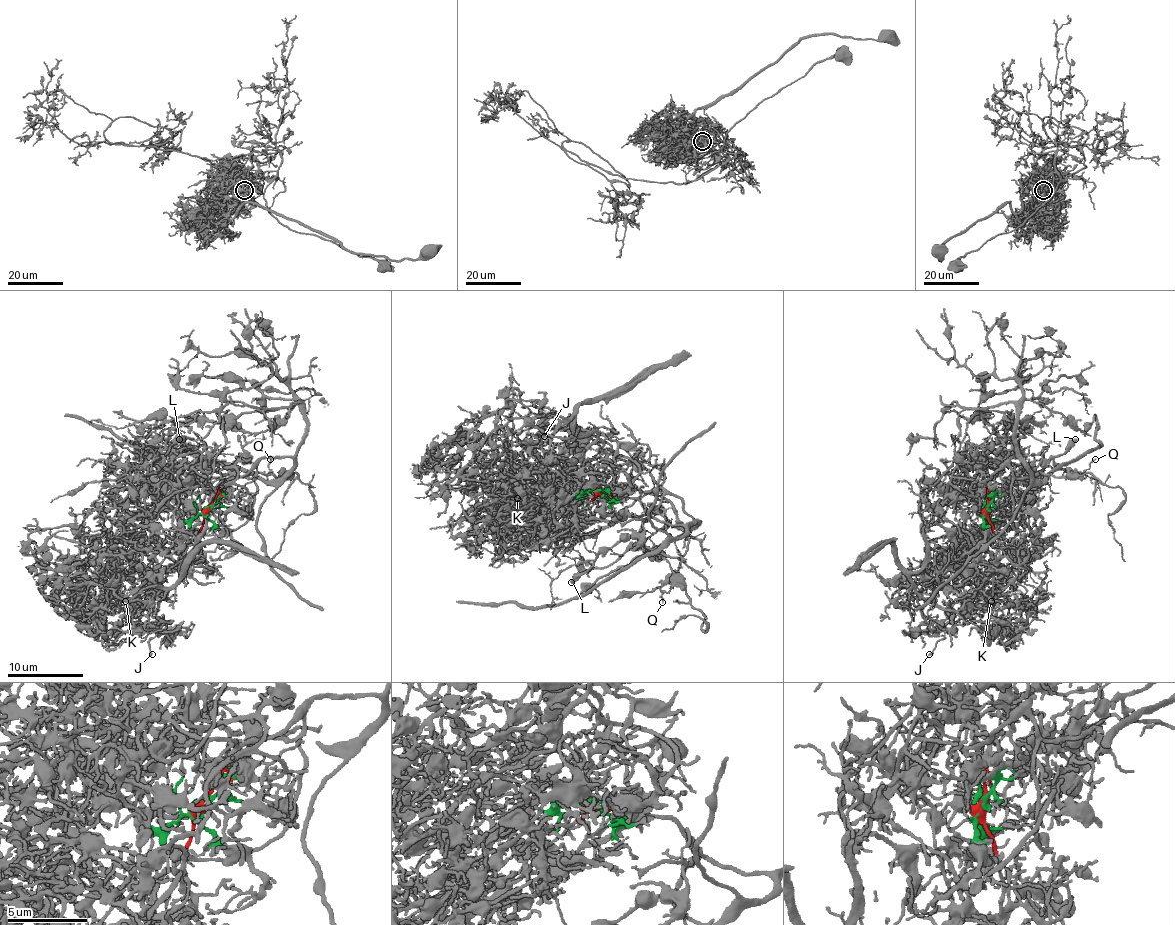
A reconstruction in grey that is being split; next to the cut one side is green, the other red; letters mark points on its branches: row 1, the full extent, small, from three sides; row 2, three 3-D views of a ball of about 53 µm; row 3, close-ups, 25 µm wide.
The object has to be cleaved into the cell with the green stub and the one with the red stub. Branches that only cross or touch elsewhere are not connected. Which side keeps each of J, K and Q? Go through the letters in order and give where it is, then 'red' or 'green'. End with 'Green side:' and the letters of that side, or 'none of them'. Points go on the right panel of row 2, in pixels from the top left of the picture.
J: (929, 654) | green
K: (991, 601) | green
Q: (1095, 459) | red
Green side: J, K

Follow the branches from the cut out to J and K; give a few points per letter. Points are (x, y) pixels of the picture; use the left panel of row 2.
J: (205, 508), (198, 510), (205, 476), (211, 512), (201, 539), (156, 611), (139, 607), (156, 632), (152, 655)
K: (205, 508), (188, 520), (175, 503), (129, 512), (103, 552), (82, 562), (86, 581), (126, 601)

